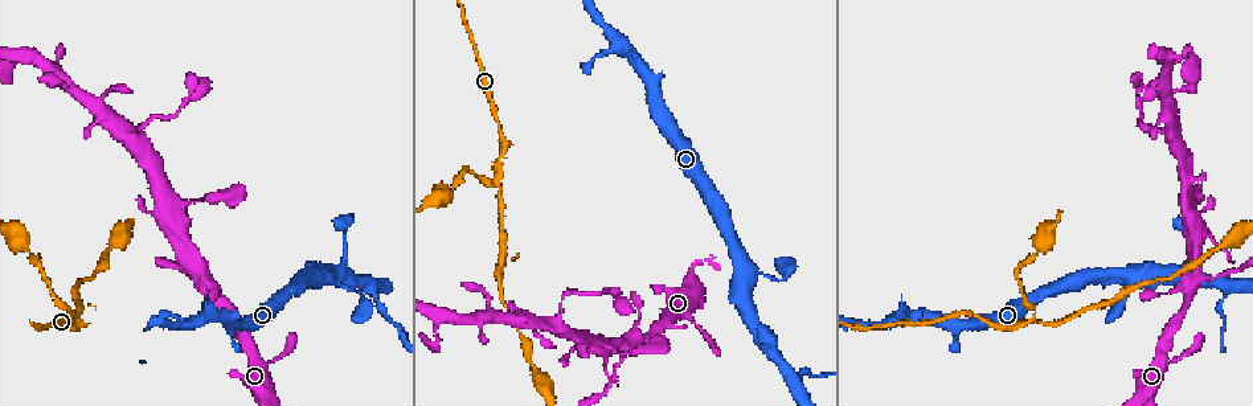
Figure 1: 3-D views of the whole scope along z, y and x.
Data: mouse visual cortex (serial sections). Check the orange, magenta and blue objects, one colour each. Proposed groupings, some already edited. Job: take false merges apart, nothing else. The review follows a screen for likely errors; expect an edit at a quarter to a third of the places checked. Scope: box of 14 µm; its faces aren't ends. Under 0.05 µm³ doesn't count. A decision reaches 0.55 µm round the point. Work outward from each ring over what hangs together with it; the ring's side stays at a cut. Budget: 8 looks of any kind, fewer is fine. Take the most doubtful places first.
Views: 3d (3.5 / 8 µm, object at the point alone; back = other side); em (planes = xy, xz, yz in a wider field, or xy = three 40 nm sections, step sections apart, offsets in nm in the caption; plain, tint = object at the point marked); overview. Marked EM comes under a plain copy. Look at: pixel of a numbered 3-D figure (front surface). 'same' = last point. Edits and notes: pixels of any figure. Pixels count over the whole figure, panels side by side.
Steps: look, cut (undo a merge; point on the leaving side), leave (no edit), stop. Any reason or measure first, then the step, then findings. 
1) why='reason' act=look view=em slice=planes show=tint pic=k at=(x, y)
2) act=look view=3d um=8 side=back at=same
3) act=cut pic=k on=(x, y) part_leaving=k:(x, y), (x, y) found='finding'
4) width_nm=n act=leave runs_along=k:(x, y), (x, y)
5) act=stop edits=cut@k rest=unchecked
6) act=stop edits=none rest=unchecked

why='side arm on a straight run' act=look view=3d um=3.5 pic=1 at=(499, 179)

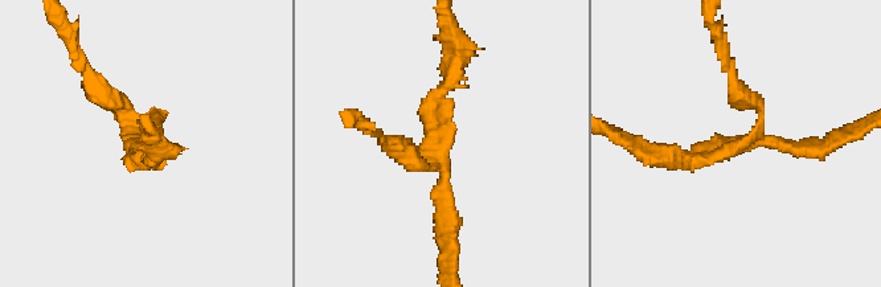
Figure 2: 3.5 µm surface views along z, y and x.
arm_widths_nm=200,200,250 act=cut pic=2 on=(409, 165) part_leaving=2:(431, 158), (419, 167), (367, 127) found='a second cell is stuck on'

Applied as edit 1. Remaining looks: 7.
why='redraw' act=look view=overview

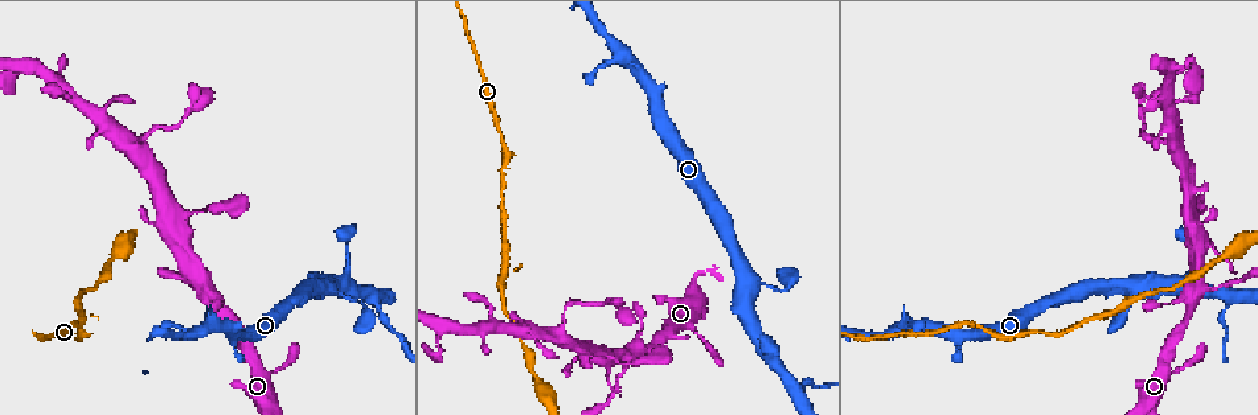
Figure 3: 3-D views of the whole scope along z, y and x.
why='small branch off a trunk' act=look view=3d um=3.5 pic=3 at=(624, 359)

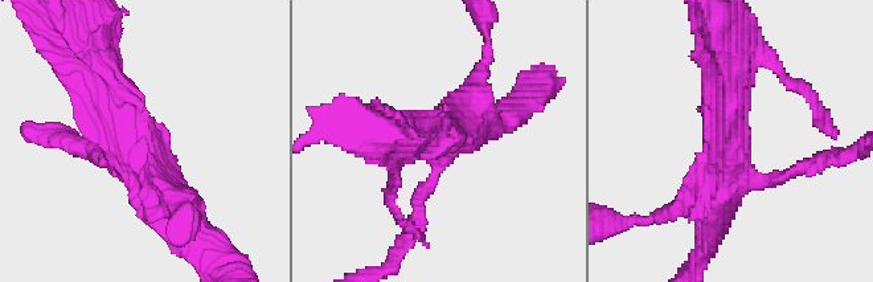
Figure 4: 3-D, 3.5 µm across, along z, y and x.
why='need the tissue' act=look view=em slice=xy step=5 show=tint pic=4 at=(731, 165)

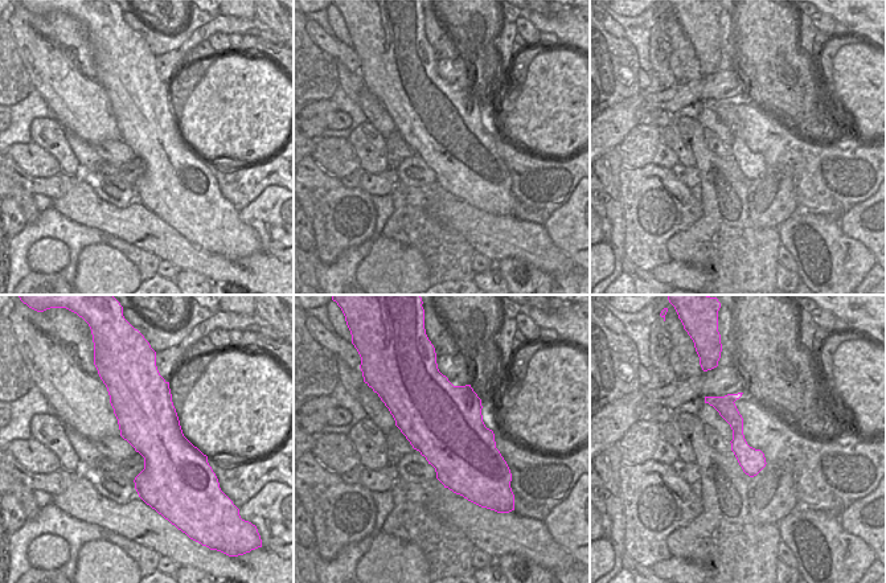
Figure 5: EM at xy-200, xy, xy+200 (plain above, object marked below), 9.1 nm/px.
why='cut it another way' act=look view=em slice=xy step=2 show=tint at=same

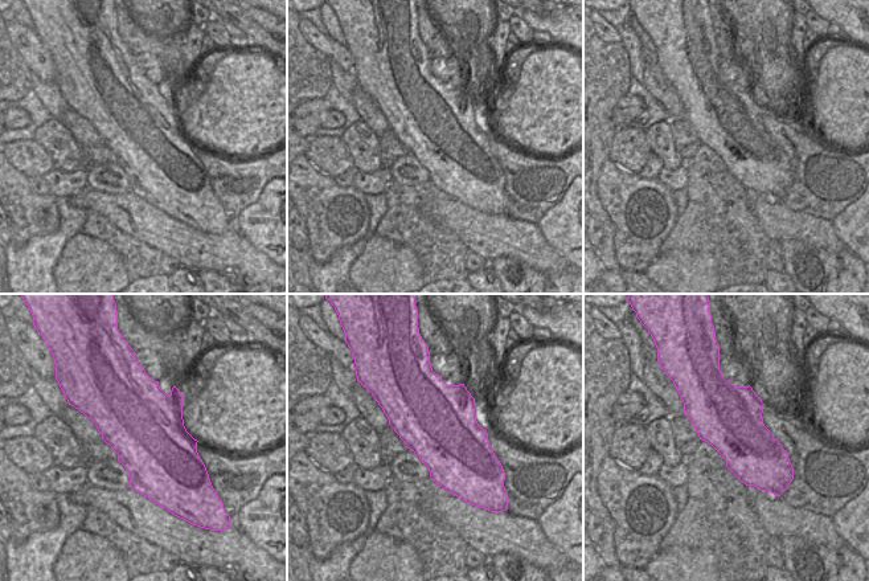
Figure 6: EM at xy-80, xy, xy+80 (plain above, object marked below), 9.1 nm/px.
arms=3 arm_widths_nm=150,400,400 act=leave runs_along=4:(195, 236), (134, 154), (106, 89) found='all the same cell'

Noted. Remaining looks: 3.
why='thick turns thin' act=look view=3d um=3.5 pic=3 at=(607, 354)

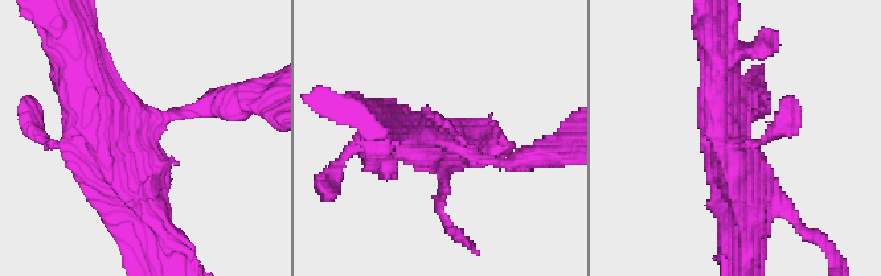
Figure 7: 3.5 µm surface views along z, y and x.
act=look view=em slice=xy step=1 show=tint pic=7 at=(142, 139)

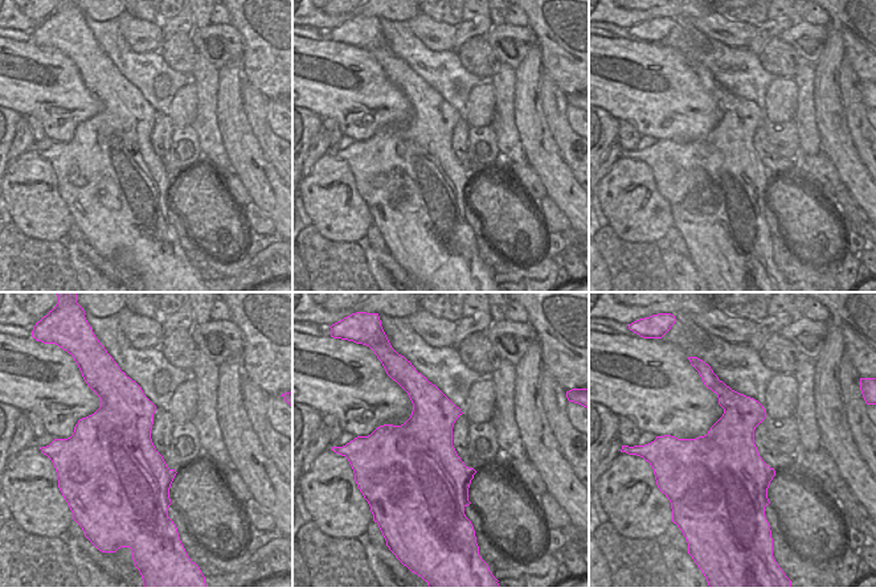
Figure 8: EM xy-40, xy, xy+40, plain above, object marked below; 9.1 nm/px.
act=leave found='one cell here'

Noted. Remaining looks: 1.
act=stop edits=cut@2 rest=unchecked

